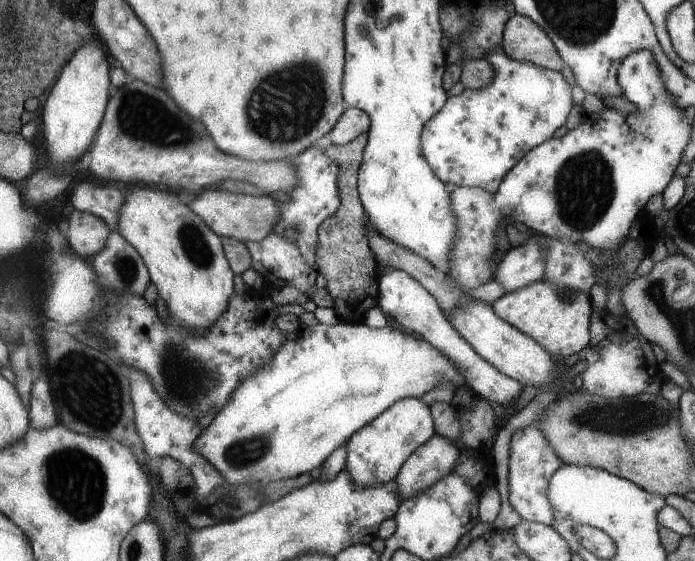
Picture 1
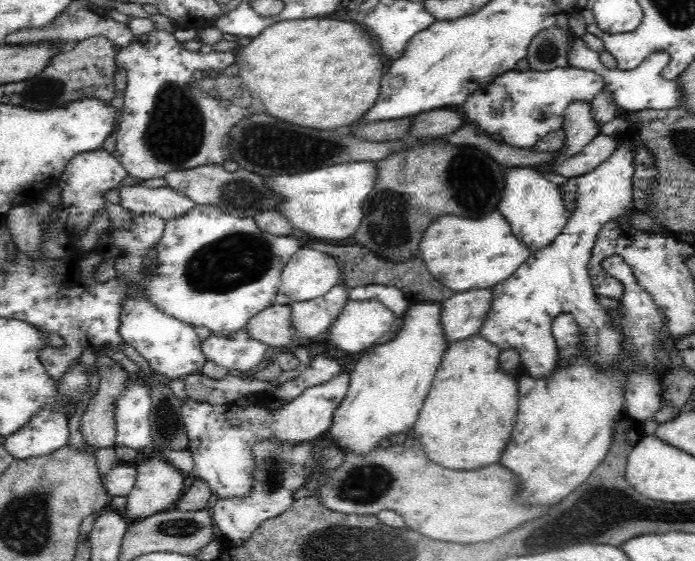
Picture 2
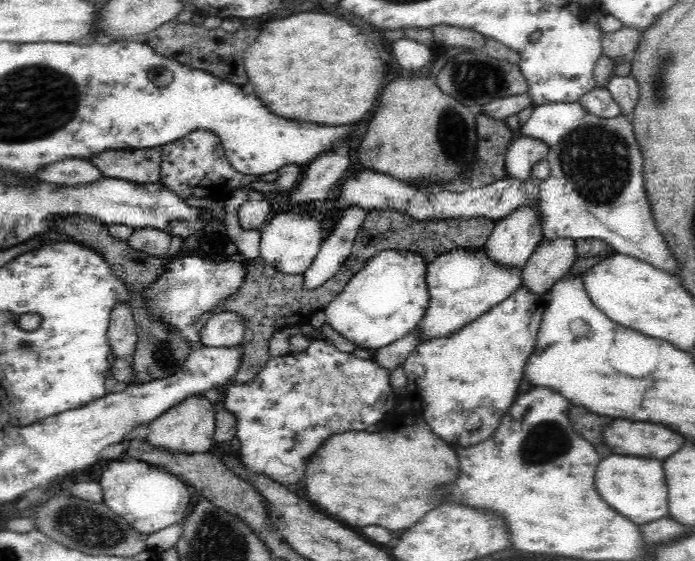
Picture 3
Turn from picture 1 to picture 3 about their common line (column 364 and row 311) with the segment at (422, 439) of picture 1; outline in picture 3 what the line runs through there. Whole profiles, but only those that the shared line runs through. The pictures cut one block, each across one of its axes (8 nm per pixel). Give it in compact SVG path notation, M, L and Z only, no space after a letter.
M484 246L478 250L454 250L446 256L438 256L426 270L428 284L428 310L416 330L422 332L420 342L432 338L444 338L458 332L462 326L478 320L490 308L512 296L522 286L522 268L506 268L506 264L496 264L488 258Z

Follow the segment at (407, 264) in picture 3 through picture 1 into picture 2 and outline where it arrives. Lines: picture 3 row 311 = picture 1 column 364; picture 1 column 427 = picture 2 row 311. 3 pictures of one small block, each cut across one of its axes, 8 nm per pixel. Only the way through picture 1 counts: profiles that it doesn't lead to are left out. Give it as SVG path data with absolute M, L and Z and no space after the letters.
M350 300L340 318L332 324L330 328L330 338L338 346L338 350L346 350L348 354L360 354L360 352L370 352L374 346L378 346L378 340L392 328L394 324L394 314L384 308L380 302L354 302Z

